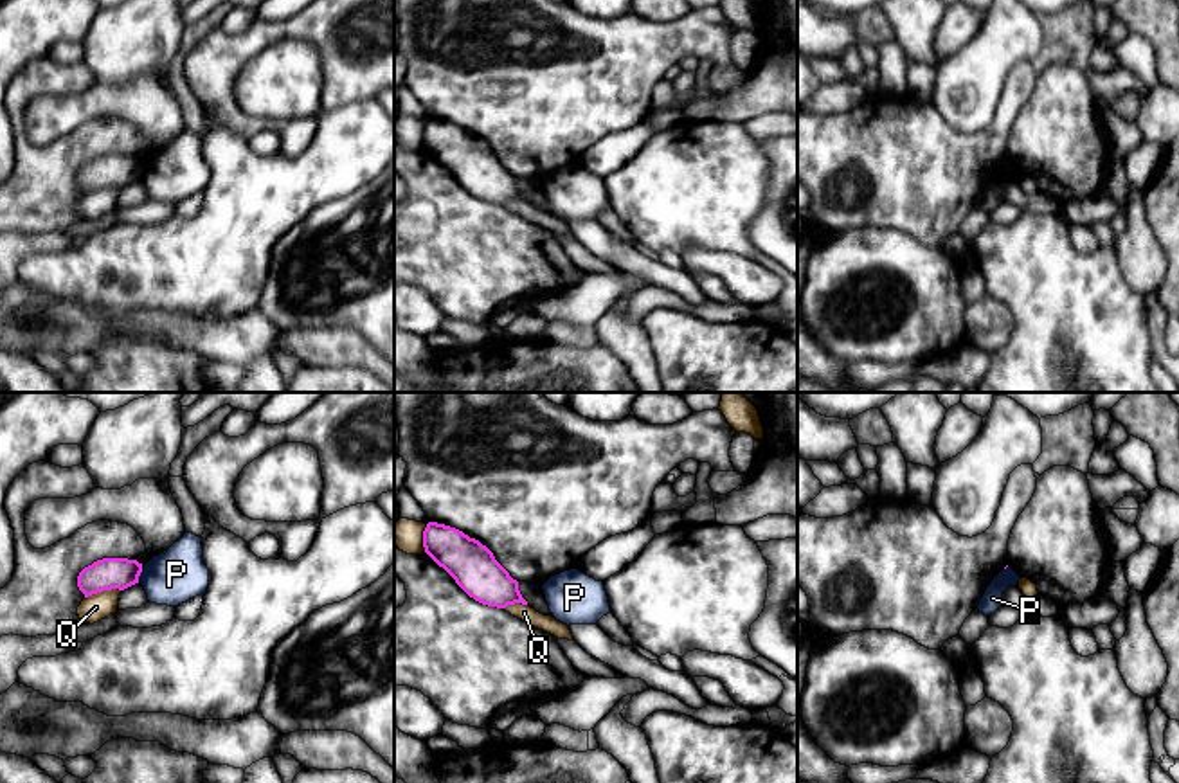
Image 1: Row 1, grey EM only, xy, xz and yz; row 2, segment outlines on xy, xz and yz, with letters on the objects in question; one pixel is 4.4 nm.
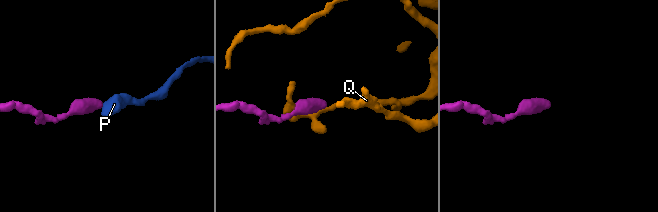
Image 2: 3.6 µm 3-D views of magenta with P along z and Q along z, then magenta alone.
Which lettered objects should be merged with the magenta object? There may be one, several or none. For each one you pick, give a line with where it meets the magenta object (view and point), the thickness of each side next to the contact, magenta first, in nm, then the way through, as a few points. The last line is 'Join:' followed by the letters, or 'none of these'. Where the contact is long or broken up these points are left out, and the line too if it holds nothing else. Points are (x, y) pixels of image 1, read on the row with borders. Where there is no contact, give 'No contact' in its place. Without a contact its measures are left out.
Join: none of these

